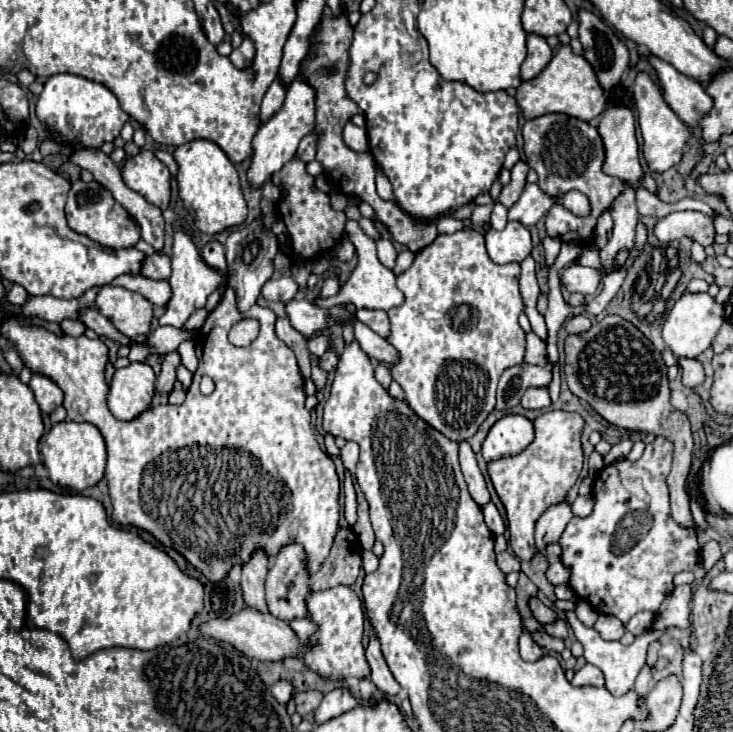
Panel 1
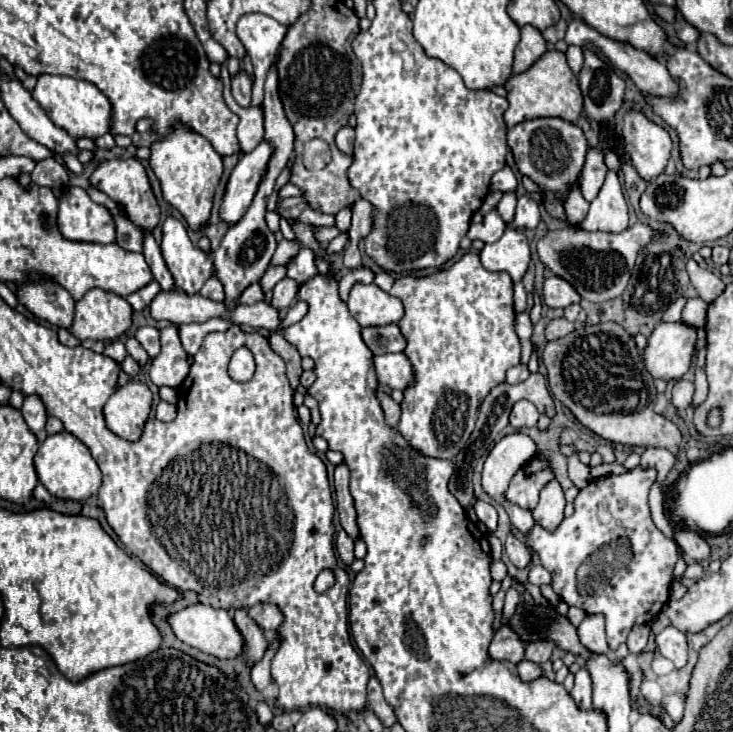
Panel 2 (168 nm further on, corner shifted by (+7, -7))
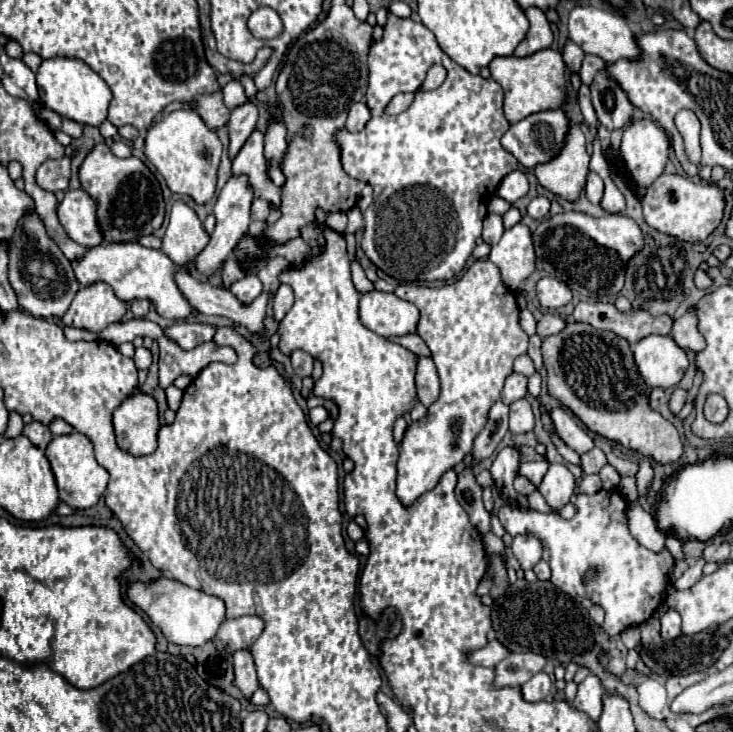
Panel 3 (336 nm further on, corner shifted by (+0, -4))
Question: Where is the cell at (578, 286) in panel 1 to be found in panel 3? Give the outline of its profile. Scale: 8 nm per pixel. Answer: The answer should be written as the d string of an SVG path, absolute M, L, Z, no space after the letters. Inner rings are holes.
M543 277L537 283L537 297L539 297L541 307L559 309L559 307L565 307L567 303L571 303L573 293L563 281L559 281L555 277Z

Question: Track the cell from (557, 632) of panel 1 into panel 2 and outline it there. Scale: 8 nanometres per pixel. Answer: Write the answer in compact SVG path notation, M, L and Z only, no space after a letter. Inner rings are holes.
M546 640L532 642L532 644L528 644L526 650L524 650L524 660L530 660L530 662L534 662L534 664L548 662L550 656L552 656L552 650L554 650L554 644L552 644L552 642L546 642Z

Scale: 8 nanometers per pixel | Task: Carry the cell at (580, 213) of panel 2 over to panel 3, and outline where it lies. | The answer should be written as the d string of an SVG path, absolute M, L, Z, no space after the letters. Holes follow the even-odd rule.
M573 123L573 129L569 131L569 141L565 141L561 155L549 161L549 165L535 167L534 174L539 183L553 195L575 203L585 189L589 161L591 155L587 153L586 139L579 125Z

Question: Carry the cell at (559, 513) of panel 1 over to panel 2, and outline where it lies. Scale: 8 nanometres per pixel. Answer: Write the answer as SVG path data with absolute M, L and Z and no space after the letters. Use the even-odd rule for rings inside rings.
M550 480L546 488L540 492L540 502L532 510L534 520L542 524L546 530L556 530L556 526L564 520L564 492L558 480Z

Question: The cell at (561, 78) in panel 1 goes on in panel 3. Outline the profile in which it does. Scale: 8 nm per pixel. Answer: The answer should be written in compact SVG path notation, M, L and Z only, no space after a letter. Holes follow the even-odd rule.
M543 49L537 51L535 55L529 57L497 57L493 65L489 65L493 79L503 87L505 91L505 117L507 121L519 123L521 119L547 111L547 109L561 109L569 103L569 93L567 93L567 77L565 77L565 63L559 51L555 49Z

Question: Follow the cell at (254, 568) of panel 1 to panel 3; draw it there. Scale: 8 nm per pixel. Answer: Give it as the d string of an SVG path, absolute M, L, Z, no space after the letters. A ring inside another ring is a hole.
M239 649L233 653L233 659L235 659L235 685L243 691L245 697L251 697L253 691L259 687L253 655L249 649Z

